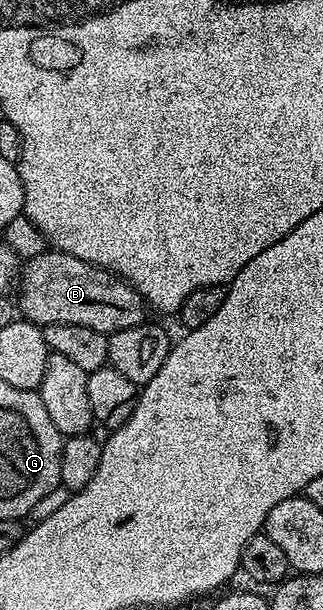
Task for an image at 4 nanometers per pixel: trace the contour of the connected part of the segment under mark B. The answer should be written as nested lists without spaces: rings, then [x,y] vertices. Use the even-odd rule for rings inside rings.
[[[49,248],[23,262],[18,278],[19,293],[19,316],[41,327],[74,323],[78,327],[90,327],[90,331],[111,335],[146,321],[146,302],[133,285],[109,269],[99,269],[58,249]]]

